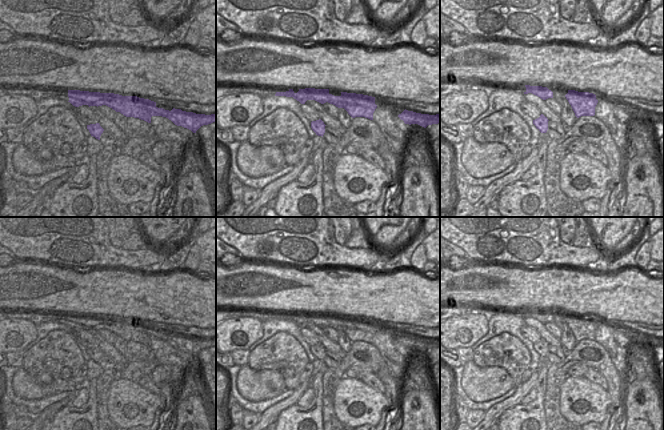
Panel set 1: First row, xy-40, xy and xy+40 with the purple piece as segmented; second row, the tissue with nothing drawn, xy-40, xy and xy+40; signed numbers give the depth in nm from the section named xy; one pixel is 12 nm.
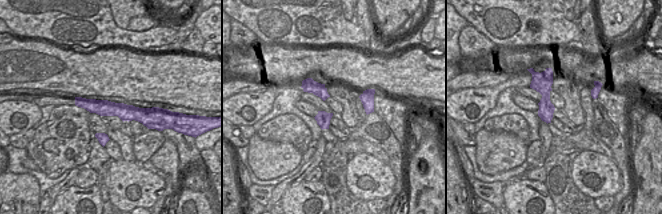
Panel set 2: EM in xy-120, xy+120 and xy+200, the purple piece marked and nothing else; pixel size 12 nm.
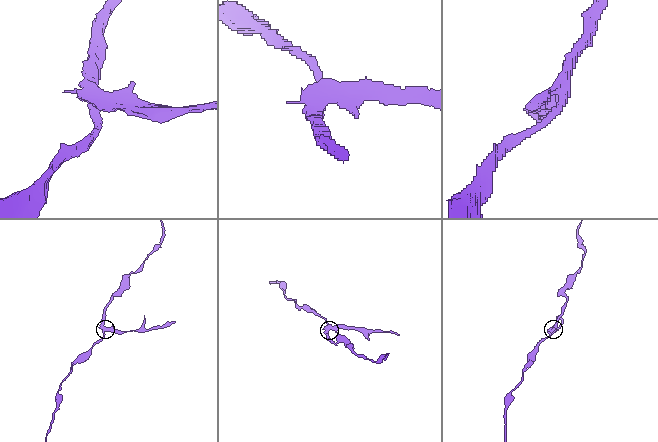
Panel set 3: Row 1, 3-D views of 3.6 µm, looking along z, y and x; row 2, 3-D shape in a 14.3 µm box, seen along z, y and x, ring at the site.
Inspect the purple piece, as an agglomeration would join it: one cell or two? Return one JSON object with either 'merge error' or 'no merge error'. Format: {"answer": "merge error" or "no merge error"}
{"answer": "merge error"}

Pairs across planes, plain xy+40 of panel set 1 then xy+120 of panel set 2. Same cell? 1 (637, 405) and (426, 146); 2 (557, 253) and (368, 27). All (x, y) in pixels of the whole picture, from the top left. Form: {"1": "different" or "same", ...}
{"1": "same", "2": "different"}

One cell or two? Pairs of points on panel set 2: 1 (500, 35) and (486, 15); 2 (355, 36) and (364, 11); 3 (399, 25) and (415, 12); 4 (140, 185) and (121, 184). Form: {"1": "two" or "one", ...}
{"1": "one", "2": "two", "3": "one", "4": "one"}

